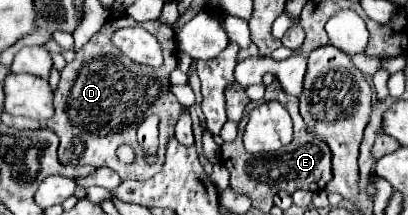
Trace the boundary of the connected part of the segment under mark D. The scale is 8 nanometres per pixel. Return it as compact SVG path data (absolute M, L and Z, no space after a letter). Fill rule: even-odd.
M115 17L109 19L99 33L95 33L81 51L75 53L75 59L65 65L61 71L61 81L55 91L53 107L55 115L47 121L47 127L53 129L59 139L59 161L63 165L95 165L95 167L111 167L119 173L121 179L149 179L159 169L163 169L163 155L155 165L147 165L139 153L137 129L149 117L157 115L161 121L161 151L165 151L167 141L173 137L173 127L179 119L179 113L185 109L177 97L171 93L169 75L177 67L177 45L173 29L163 25L161 21L135 21L133 17ZM121 27L143 27L147 29L163 49L163 65L159 69L151 69L147 65L135 65L129 57L123 57L115 45L111 45L111 33ZM119 145L131 145L135 149L135 161L131 165L123 165L117 157Z

